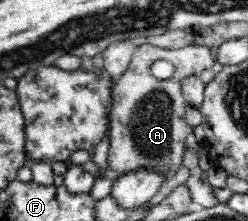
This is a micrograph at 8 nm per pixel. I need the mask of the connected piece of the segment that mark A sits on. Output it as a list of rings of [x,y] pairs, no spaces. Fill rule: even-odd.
[[[145,43],[136,48],[126,72],[112,84],[107,165],[116,171],[117,176],[148,169],[162,173],[167,179],[183,166],[183,156],[187,149],[186,138],[191,127],[184,118],[187,100],[182,94],[180,80],[190,74],[200,75],[204,68],[212,68],[210,47],[205,45],[163,49]],[[155,60],[172,62],[174,72],[171,78],[159,80],[152,76],[150,65]]]

